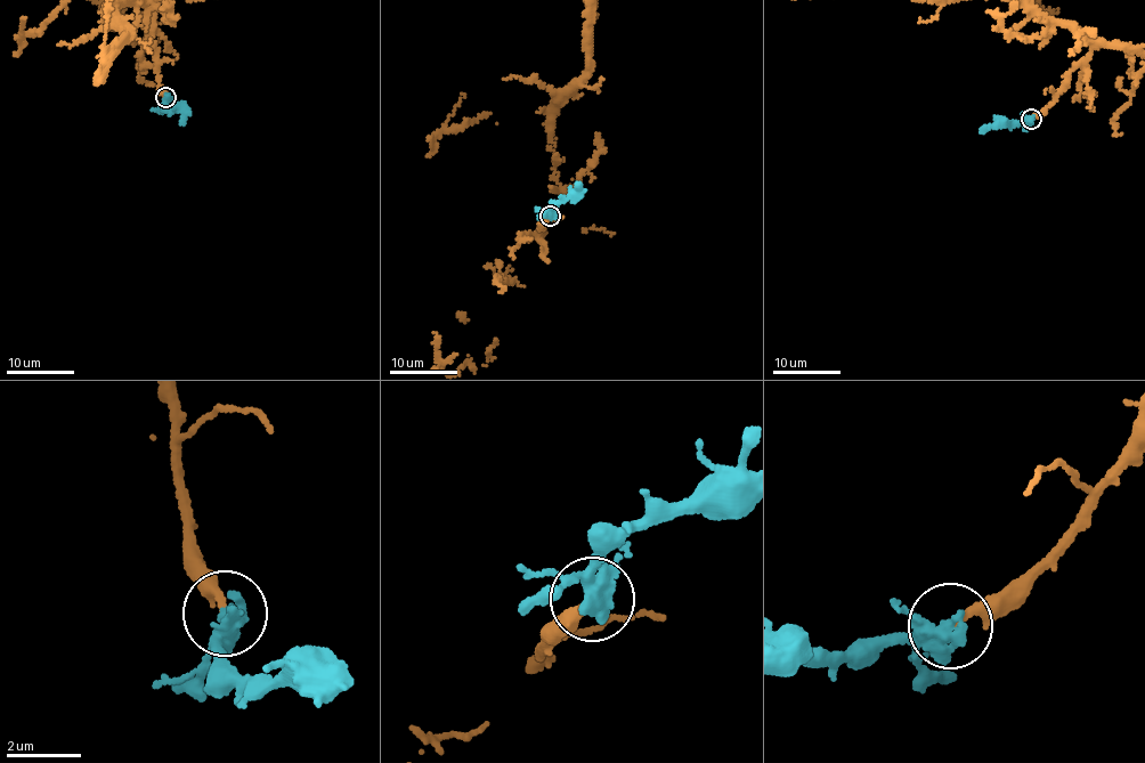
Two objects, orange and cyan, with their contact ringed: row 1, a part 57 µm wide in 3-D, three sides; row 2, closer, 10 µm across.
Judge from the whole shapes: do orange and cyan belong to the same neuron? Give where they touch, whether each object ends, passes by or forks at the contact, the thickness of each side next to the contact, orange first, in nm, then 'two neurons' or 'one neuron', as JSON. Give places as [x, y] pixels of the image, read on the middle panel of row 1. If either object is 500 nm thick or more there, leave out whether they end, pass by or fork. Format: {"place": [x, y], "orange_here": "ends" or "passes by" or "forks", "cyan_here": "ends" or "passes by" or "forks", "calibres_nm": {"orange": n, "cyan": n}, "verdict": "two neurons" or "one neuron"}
{"place": [550, 216], "orange_here": "ends", "cyan_here": "passes by", "calibres_nm": {"orange": 220, "cyan": 440}, "verdict": "one neuron"}

